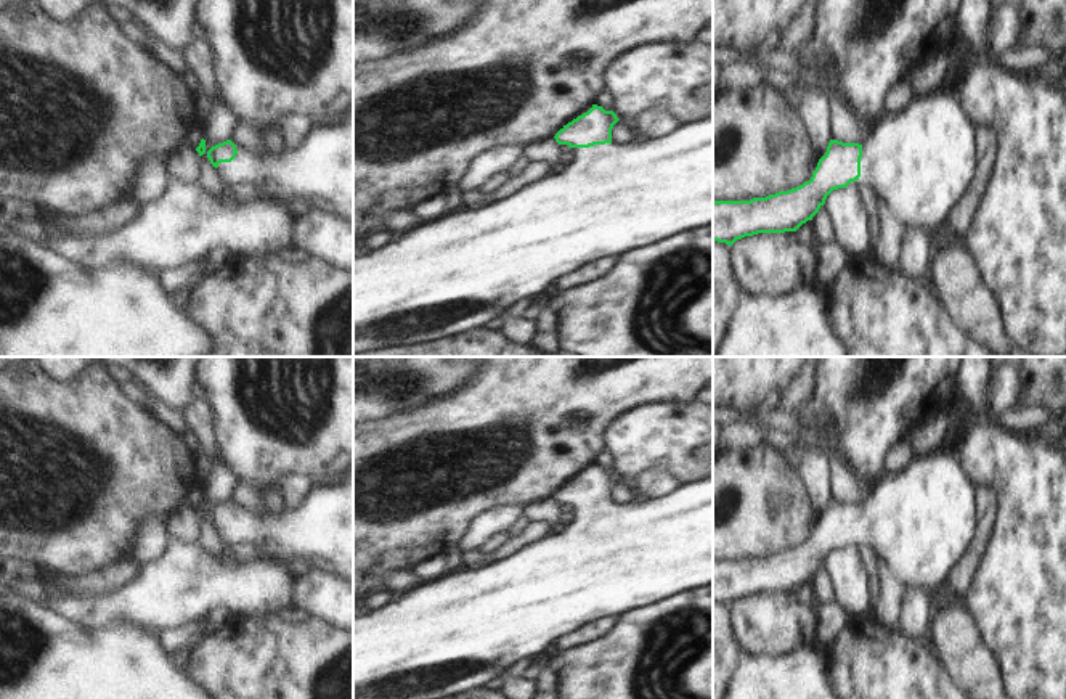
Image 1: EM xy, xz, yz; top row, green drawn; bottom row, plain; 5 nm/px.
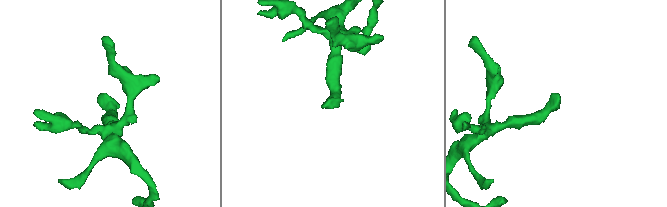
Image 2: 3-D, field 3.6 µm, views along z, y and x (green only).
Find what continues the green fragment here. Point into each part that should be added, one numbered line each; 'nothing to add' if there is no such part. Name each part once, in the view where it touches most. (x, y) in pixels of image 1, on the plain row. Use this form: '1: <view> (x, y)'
1: yz (920, 521)

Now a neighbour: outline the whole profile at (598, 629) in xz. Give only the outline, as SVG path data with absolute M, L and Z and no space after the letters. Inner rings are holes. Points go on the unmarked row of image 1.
M604 617L600 620L594 620L578 632L562 636L555 644L555 651L567 652L594 643L608 635L616 627L618 620L620 617Z

